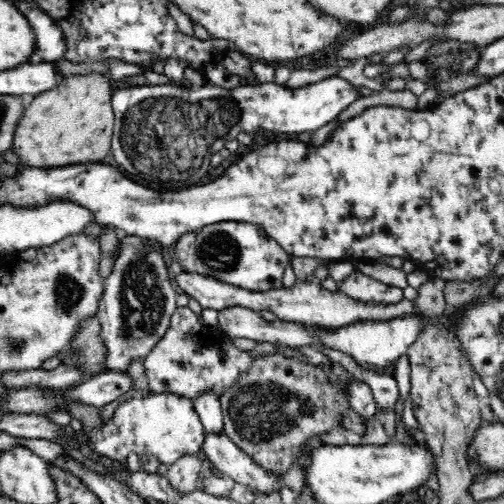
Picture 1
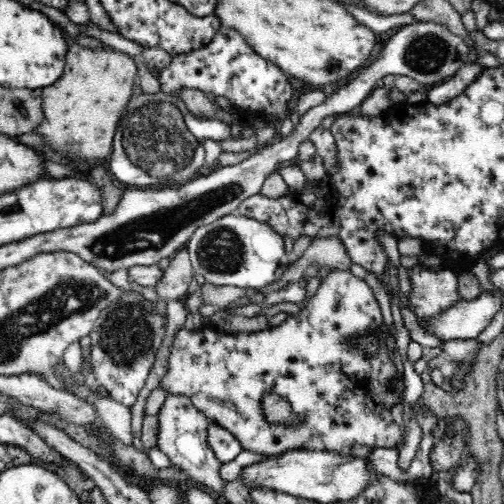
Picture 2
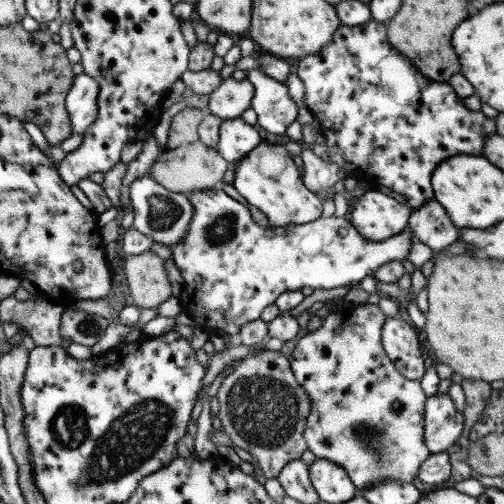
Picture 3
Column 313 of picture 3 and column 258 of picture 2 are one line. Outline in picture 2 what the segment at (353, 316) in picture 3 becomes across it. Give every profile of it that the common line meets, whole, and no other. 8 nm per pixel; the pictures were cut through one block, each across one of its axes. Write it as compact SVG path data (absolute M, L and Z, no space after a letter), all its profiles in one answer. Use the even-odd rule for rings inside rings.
M332 270L328 274L324 274L324 280L318 288L318 292L310 298L310 302L304 302L302 310L292 316L288 316L282 324L278 326L272 326L272 328L266 328L266 330L258 330L258 332L236 332L236 334L228 334L224 330L202 330L202 332L180 332L178 334L178 340L176 344L172 346L172 354L170 354L170 364L168 364L168 374L164 376L160 388L164 388L168 394L184 394L186 398L190 398L194 402L194 406L204 412L204 416L208 418L210 424L216 424L224 430L228 430L240 444L244 450L248 452L254 452L258 456L284 456L288 452L294 452L294 450L320 450L320 452L340 452L340 450L352 450L354 446L370 446L370 448L398 448L400 446L400 440L404 440L404 420L402 420L402 414L404 414L404 392L402 390L396 390L392 384L396 384L396 380L404 380L404 376L400 374L400 370L396 368L396 364L390 360L390 354L388 354L388 348L386 348L386 342L382 338L382 312L378 308L378 302L376 298L372 296L370 288L366 286L366 280L360 280L360 278L354 278L348 270ZM362 336L372 336L374 342L376 342L376 350L372 354L366 354L366 352L360 352L356 340L362 338ZM270 392L270 394L278 394L282 396L290 408L294 410L296 418L304 420L304 424L272 424L266 420L264 412L262 412L262 396Z

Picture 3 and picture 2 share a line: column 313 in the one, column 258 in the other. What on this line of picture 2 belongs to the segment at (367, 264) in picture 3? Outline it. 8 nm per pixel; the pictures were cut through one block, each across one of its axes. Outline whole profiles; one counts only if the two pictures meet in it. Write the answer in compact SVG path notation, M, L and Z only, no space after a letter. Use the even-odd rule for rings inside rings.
M230 214L208 226L200 226L184 250L190 254L196 276L204 276L206 284L230 288L270 288L282 280L294 260L286 254L282 236L272 226L240 214Z

